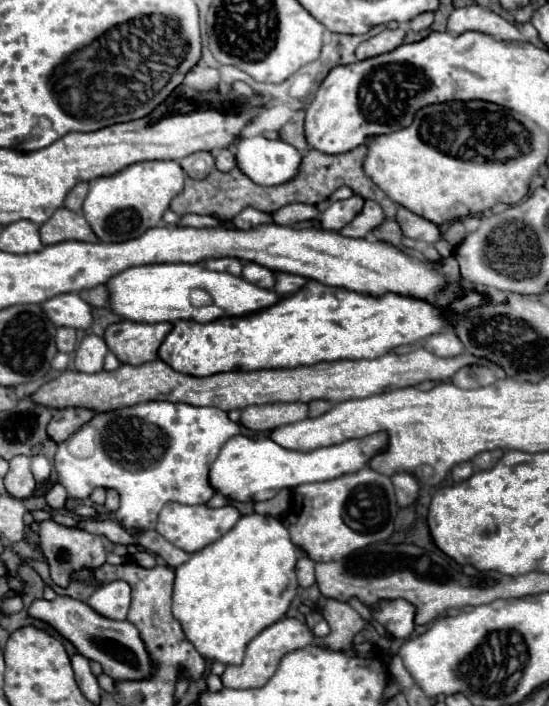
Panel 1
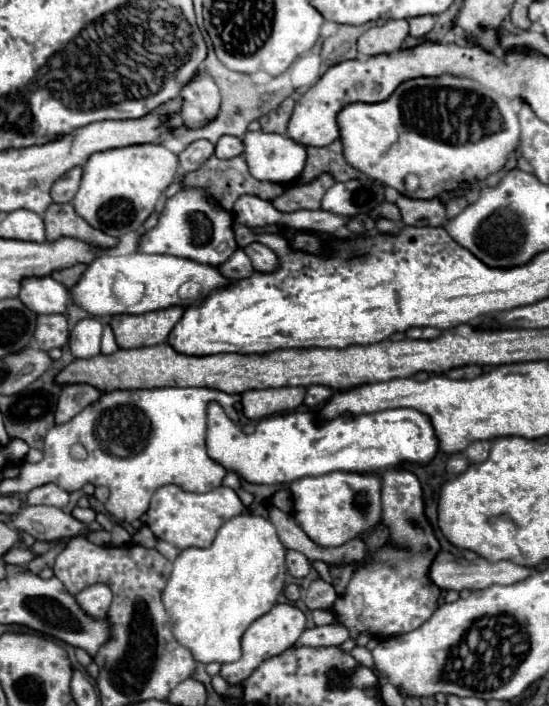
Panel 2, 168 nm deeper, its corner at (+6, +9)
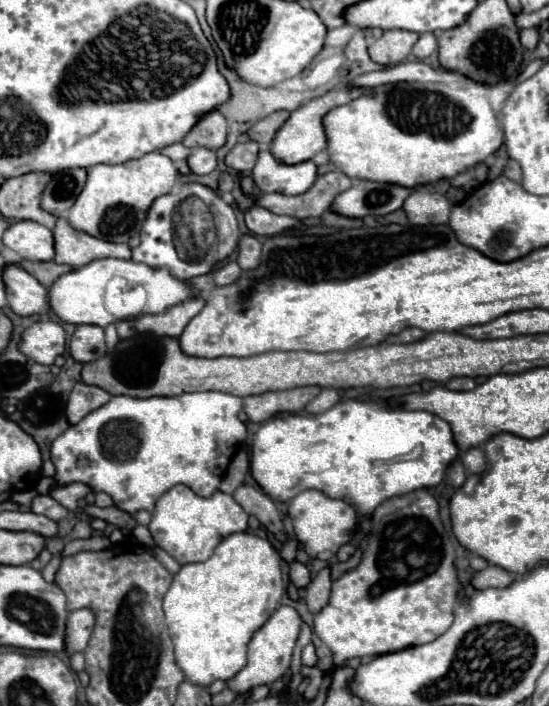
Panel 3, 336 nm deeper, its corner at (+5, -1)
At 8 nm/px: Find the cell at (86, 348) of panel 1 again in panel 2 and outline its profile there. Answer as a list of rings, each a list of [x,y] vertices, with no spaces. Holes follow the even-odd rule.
[[[85,318],[75,324],[69,334],[69,348],[75,358],[93,358],[99,354],[103,326],[97,318]]]

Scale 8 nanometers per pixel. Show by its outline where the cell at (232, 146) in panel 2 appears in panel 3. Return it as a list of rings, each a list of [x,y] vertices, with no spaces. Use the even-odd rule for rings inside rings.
[[[244,142],[244,144],[236,144],[224,158],[226,166],[238,172],[250,172],[256,164],[256,156],[258,156],[260,144],[254,142]]]

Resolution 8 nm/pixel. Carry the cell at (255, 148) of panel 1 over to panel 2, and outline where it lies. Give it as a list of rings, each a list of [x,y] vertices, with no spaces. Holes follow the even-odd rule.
[[[247,132],[245,138],[245,160],[249,166],[249,172],[253,178],[257,180],[267,180],[267,182],[275,182],[275,184],[291,184],[295,182],[303,168],[305,168],[305,160],[307,160],[307,148],[293,142],[289,136],[281,136],[281,134],[265,134],[265,132]]]

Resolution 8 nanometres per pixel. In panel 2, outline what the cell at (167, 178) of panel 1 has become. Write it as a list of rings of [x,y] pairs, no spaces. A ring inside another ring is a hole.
[[[131,144],[95,152],[83,166],[83,180],[73,198],[73,208],[93,228],[121,238],[127,232],[141,230],[177,172],[179,158],[159,144]]]

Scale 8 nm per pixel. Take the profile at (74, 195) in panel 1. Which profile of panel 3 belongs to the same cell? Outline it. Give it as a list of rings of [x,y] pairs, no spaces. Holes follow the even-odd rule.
[[[72,168],[58,172],[44,188],[42,208],[54,216],[66,216],[78,198],[86,180],[84,168]]]

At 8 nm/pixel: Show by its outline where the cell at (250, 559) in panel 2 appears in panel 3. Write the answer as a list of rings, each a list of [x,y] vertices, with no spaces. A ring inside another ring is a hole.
[[[236,532],[226,536],[208,560],[184,564],[164,596],[164,612],[168,632],[174,644],[176,664],[186,674],[186,680],[198,686],[210,686],[214,680],[230,680],[232,676],[236,676],[246,664],[246,646],[252,634],[280,606],[282,592],[284,582],[276,548],[266,538],[248,532]]]

